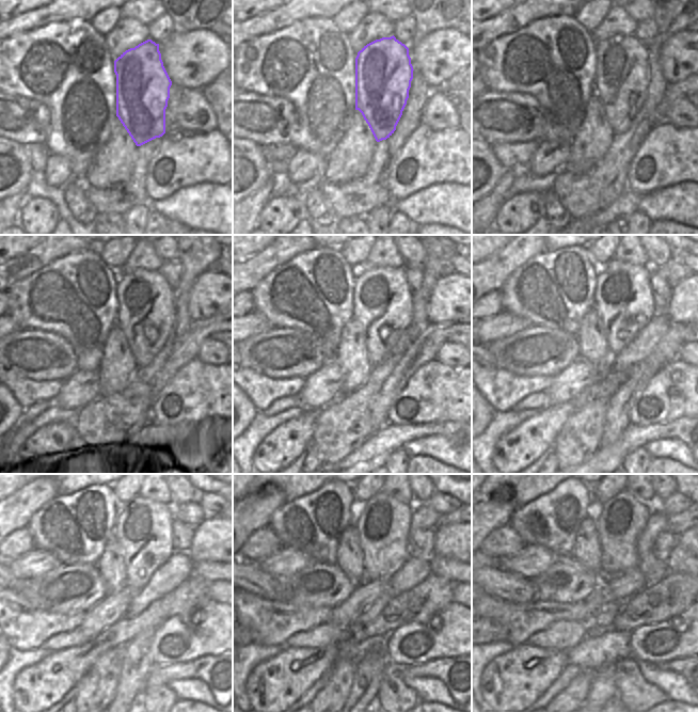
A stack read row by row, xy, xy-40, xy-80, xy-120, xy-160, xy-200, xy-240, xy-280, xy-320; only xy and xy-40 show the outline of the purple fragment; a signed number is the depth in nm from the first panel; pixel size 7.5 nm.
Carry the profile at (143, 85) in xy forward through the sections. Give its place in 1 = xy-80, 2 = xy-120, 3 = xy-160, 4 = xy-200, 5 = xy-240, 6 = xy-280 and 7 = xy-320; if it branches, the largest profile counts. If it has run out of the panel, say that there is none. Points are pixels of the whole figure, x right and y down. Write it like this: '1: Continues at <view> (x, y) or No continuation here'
1: Continues at xy-80 (621, 80)
2: Continues at xy-120 (145, 315)
3: Continues at xy-160 (382, 301)
4: Continues at xy-200 (623, 300)
5: Continues at xy-240 (143, 529)
6: Continues at xy-280 (383, 522)
7: Continues at xy-320 (622, 518)

